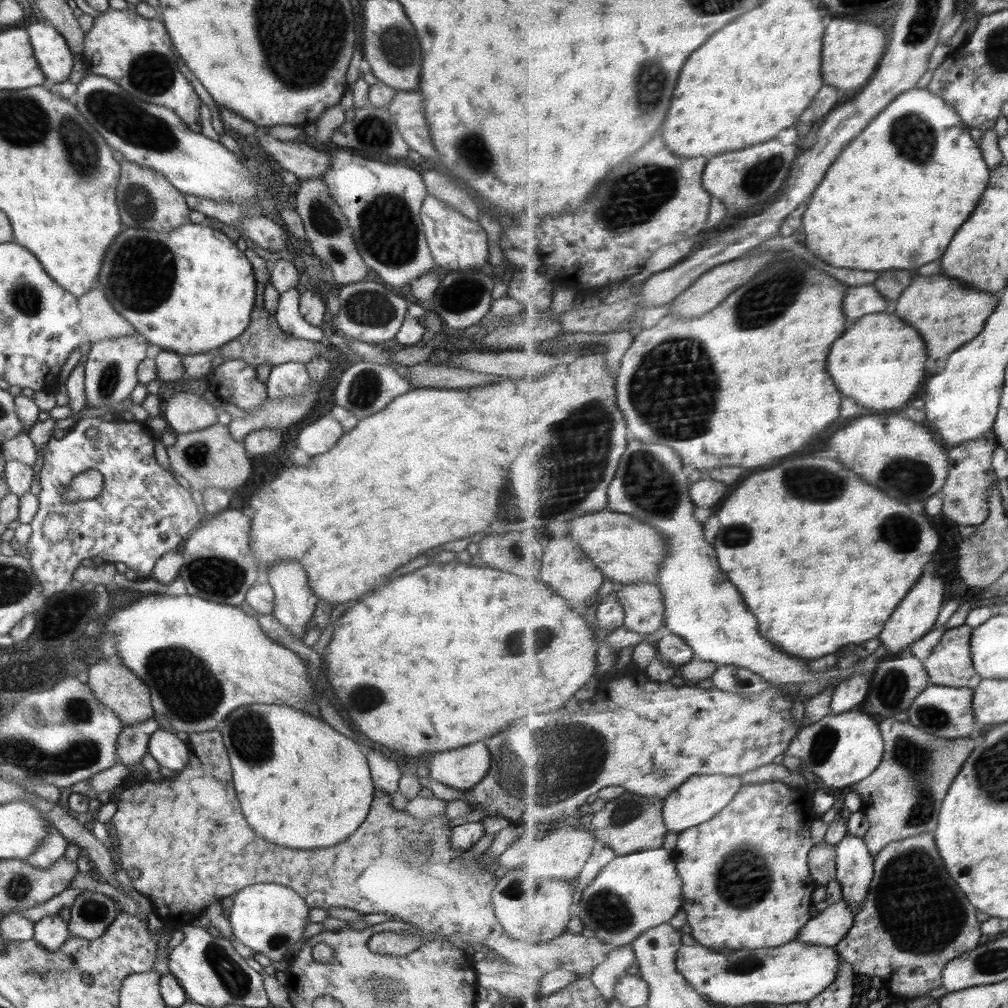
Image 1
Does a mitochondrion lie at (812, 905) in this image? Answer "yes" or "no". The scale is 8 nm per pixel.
no

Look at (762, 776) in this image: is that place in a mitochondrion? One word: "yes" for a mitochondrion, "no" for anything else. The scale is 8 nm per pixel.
no

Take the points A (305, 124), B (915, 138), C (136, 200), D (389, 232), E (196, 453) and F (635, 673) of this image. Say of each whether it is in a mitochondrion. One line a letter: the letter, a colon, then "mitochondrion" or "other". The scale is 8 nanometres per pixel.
A: other
B: mitochondrion
C: mitochondrion
D: mitochondrion
E: mitochondrion
F: other

